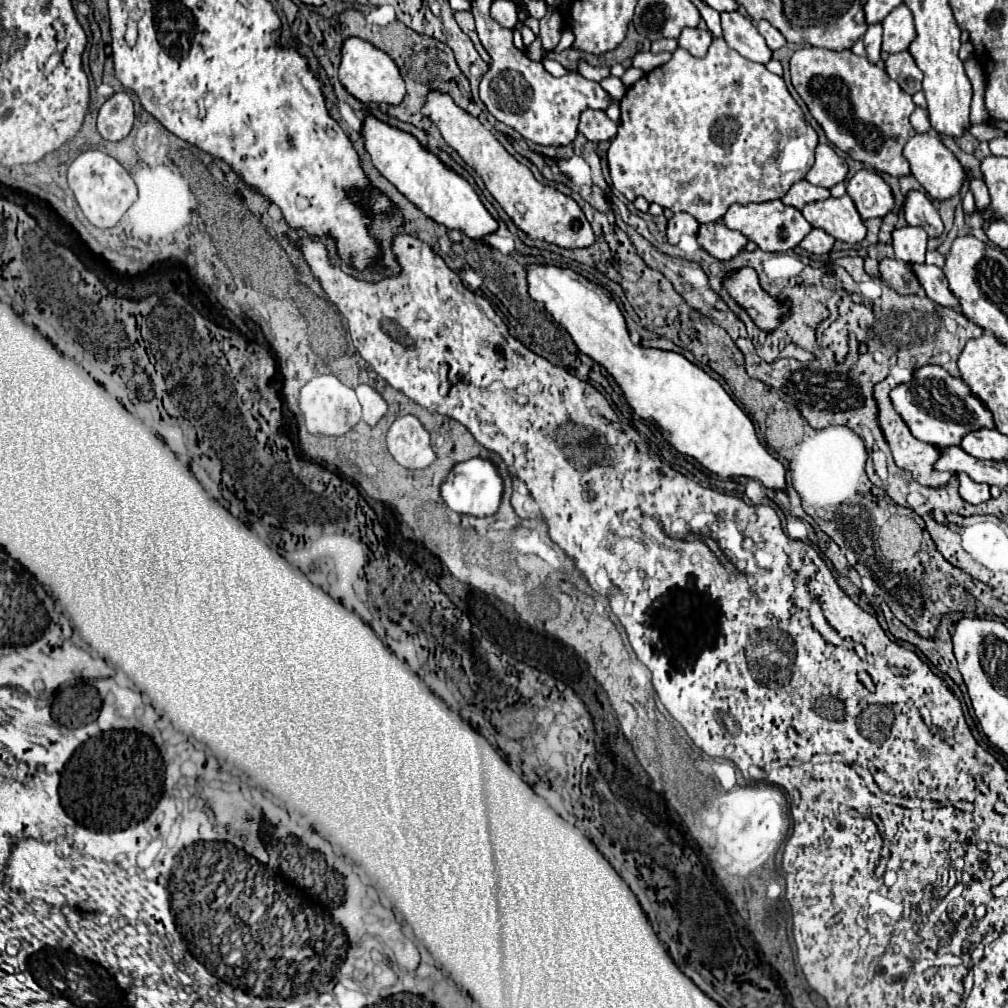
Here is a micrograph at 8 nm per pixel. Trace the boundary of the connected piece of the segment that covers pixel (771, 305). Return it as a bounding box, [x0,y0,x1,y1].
[723,267,791,333]

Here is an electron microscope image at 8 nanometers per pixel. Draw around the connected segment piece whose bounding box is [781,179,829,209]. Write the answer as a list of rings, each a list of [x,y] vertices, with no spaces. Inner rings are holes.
[[[797,181],[789,191],[787,195],[781,199],[785,205],[791,205],[791,207],[797,207],[797,209],[803,209],[807,203],[813,203],[813,201],[823,201],[829,197],[829,191],[825,187],[815,187],[811,185],[809,181]]]

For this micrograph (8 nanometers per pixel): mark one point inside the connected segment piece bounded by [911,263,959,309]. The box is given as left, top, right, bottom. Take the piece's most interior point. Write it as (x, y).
(930, 277)

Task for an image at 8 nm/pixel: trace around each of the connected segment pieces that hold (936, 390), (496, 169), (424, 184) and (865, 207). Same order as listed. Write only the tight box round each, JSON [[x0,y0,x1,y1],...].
[[889,365,995,447],[423,91,595,249],[361,117,497,239],[847,169,893,219]]

